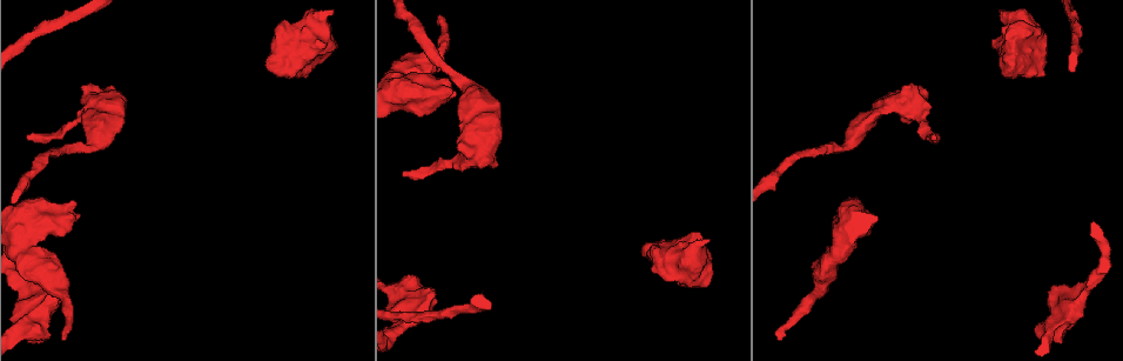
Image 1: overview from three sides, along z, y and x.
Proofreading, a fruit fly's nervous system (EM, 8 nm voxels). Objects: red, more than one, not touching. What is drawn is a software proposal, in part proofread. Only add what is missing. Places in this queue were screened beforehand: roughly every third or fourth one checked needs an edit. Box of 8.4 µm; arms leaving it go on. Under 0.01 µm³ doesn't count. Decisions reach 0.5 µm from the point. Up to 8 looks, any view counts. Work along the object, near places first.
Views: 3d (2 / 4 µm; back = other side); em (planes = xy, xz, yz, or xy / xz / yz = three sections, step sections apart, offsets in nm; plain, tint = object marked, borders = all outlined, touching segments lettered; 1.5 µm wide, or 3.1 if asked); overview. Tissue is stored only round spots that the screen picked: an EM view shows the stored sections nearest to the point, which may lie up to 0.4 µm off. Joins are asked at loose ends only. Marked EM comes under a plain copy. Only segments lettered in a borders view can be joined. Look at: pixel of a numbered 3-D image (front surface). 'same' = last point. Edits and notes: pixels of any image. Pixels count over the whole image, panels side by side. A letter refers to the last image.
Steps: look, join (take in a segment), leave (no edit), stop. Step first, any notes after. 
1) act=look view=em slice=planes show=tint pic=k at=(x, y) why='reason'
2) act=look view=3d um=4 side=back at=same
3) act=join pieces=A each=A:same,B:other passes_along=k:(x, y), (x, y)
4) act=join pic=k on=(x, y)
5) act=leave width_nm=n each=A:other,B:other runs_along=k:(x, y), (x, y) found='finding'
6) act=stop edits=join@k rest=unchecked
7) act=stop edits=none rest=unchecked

act=look view=3d um=2 pic=1 at=(28, 139) why='an open end'

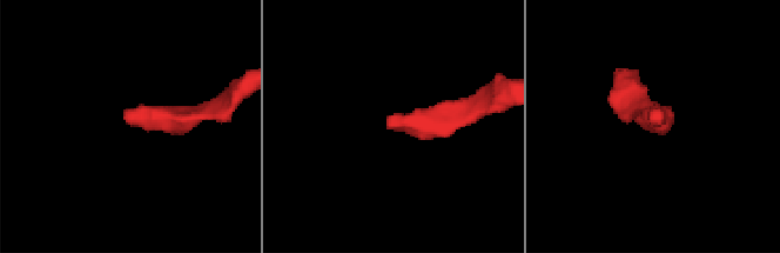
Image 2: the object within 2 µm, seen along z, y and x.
act=look view=em slice=planes show=borders pic=2 at=(661, 121)

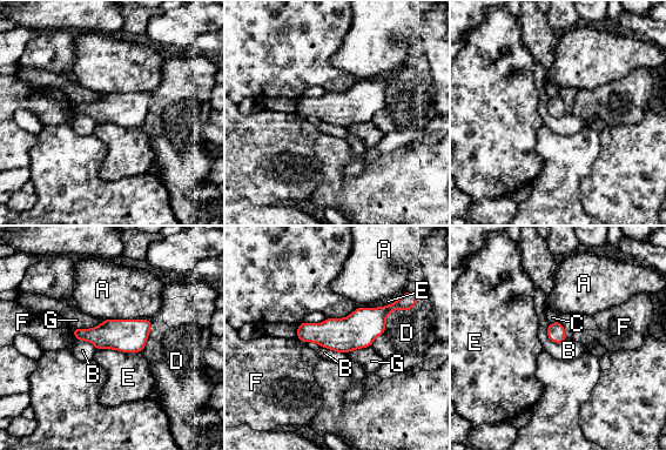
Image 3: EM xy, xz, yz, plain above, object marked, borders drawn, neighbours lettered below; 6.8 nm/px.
act=leave each=A:other,B:other,C:other,D:other,E:other,F:other,G:other found='no lettered segment goes on from it'

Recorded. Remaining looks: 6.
act=look view=em slice=yz step=4 show=tint pic=1 at=(1044, 73) why='stops while still wide'

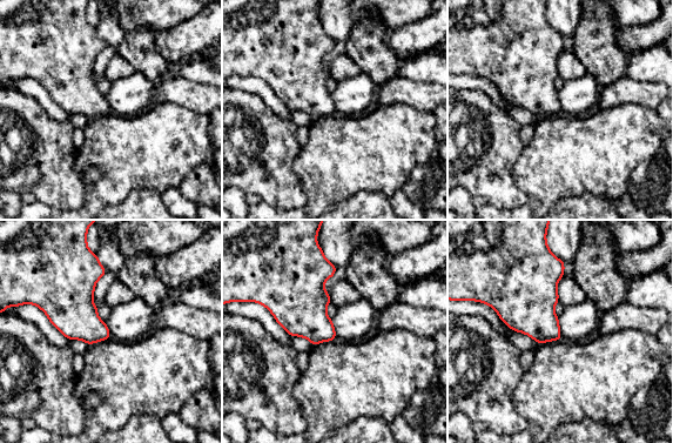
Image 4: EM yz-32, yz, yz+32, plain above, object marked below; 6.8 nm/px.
act=look view=em slice=planes show=borders at=same why='cut it another way'

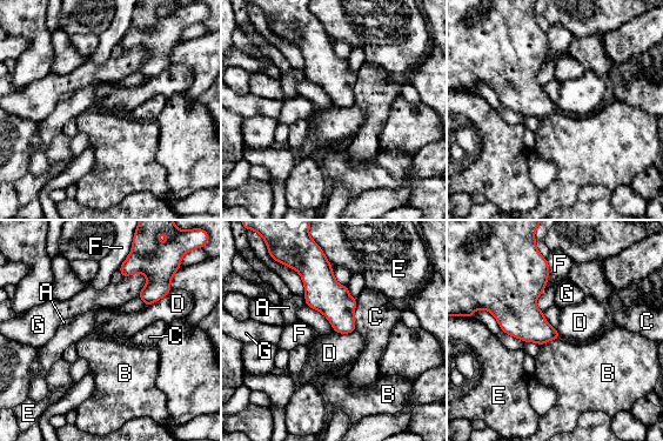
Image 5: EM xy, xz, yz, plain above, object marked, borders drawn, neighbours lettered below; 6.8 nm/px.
act=leave each=A:other,B:other,C:other,D:other,E:other,F:other,G:other border=5:(172, 289), (145, 307) found='none of them fits'

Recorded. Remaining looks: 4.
act=look view=3d um=2 pic=1 at=(437, 18) why='free end'

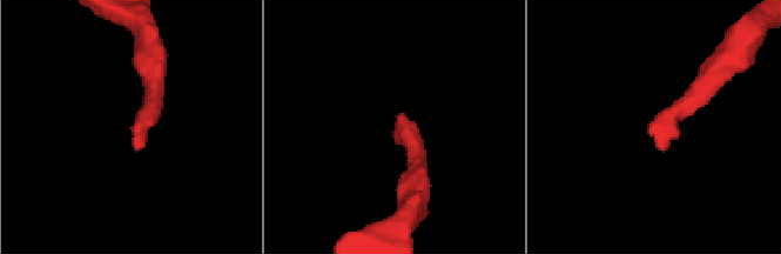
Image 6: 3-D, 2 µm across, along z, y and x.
act=look view=em slice=planes show=borders pic=6 at=(398, 123) why='need the tissue'

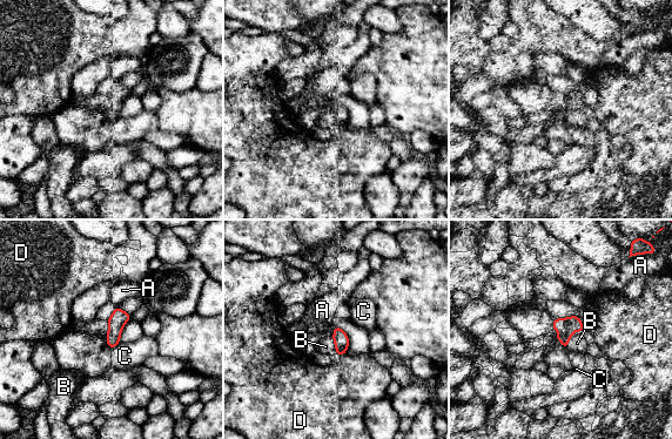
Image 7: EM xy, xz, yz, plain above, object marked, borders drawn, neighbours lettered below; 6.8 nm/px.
act=join pieces=B width_nm=110 each=A:other,B:same,C:other,D:other found='it goes on there'

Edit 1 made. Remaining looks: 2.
act=stop edits=join@7 rest=unchecked

